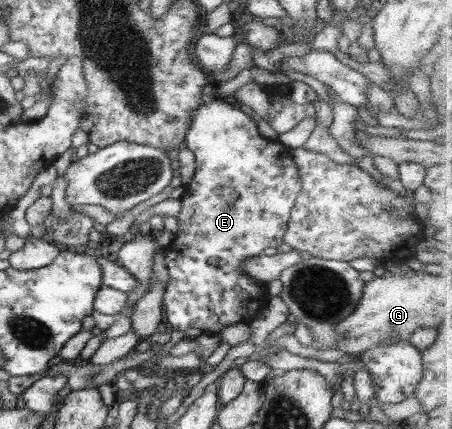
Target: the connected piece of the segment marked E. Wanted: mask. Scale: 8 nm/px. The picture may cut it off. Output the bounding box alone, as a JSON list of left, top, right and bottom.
[162,95,302,334]

